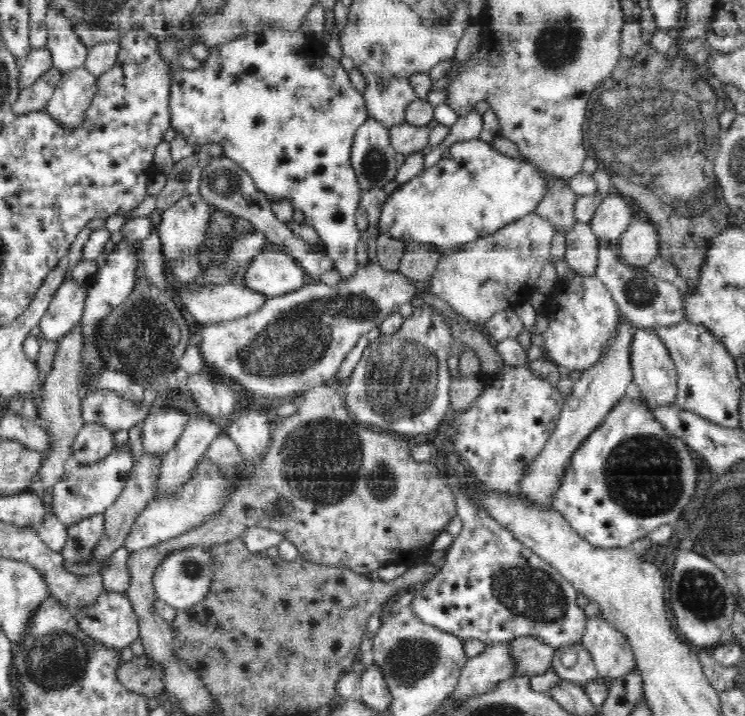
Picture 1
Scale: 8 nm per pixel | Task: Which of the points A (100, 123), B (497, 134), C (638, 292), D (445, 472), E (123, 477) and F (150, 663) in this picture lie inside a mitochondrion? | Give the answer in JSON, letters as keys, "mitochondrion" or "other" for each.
{"A":"other","B":"other","C":"mitochondrion","D":"other","E":"other","F":"other"}

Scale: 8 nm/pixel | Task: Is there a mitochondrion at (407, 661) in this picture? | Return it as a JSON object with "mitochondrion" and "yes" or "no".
{"mitochondrion":"yes"}

